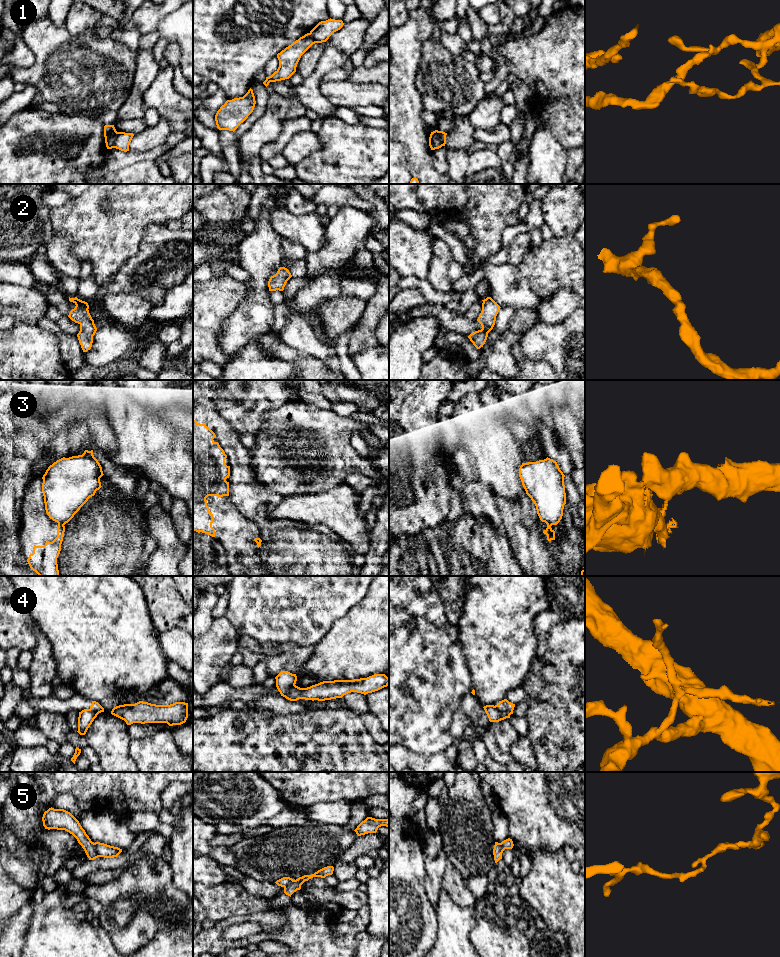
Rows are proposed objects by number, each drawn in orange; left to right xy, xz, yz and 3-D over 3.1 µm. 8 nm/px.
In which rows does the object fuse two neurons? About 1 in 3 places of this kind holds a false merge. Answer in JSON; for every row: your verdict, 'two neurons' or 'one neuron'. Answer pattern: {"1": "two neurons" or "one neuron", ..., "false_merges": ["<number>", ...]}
{"1": "two neurons", "2": "one neuron", "3": "two neurons", "4": "two neurons", "5": "two neurons", "false_merges": ["1", "3", "4", "5"]}

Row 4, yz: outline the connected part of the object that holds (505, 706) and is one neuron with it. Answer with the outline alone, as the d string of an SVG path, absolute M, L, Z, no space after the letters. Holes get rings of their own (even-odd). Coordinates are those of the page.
M504 699L502 701L499 701L499 703L497 705L495 705L495 707L499 711L505 712L505 713L511 715L511 714L513 714L515 704L509 702L507 699Z

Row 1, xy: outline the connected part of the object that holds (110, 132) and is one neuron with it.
M105 125L104 126L104 137L107 149L114 148L115 139L116 139L117 131L114 125Z

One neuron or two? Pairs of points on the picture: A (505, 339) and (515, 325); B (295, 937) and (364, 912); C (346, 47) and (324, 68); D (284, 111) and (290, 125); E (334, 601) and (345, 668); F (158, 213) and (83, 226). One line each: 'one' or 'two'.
A: two
B: one
C: two
D: two
E: two
F: one

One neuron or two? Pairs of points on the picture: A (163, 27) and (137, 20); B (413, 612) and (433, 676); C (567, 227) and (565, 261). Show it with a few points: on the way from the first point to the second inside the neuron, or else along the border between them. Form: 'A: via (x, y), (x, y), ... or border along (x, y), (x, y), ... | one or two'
A: border along (175, 10), (165, 15), (158, 22), (155, 29) | two
B: via (417, 628), (417, 660) | one
C: border along (572, 234), (554, 236) | two

